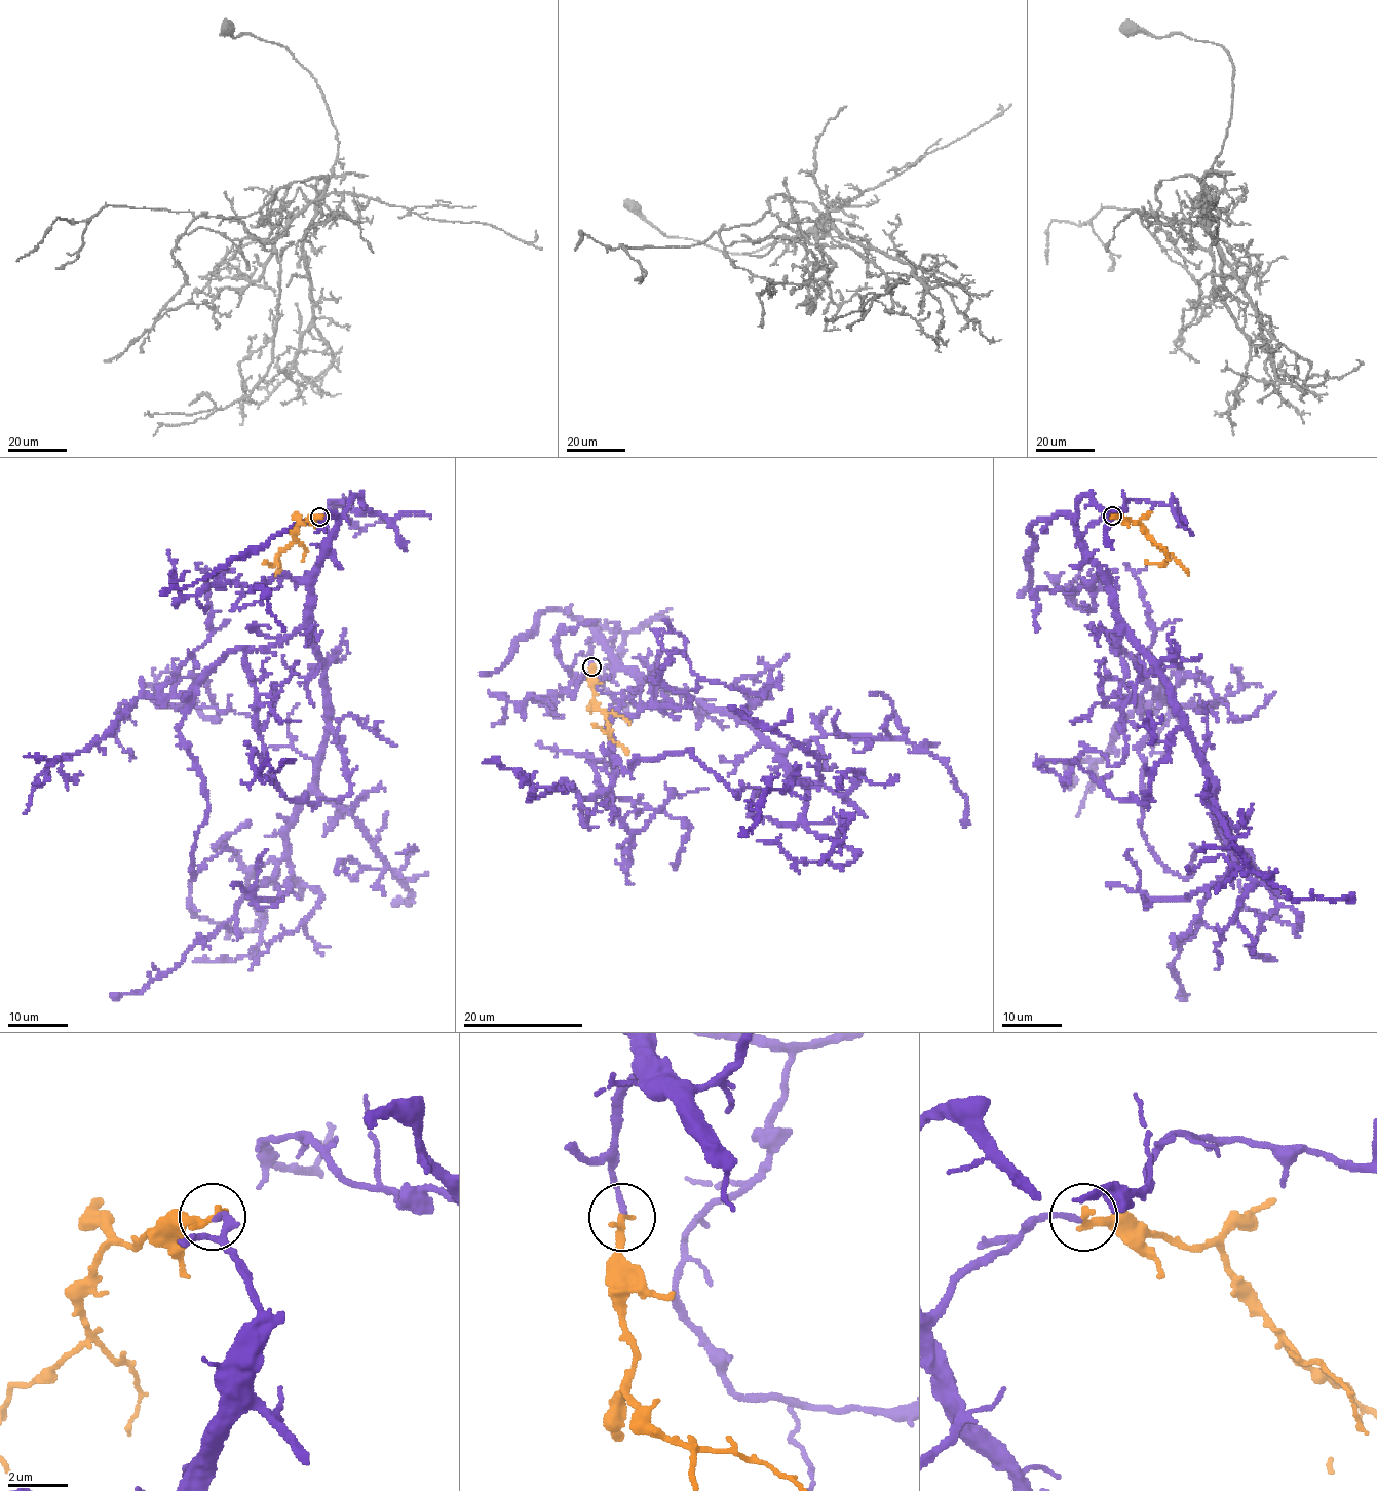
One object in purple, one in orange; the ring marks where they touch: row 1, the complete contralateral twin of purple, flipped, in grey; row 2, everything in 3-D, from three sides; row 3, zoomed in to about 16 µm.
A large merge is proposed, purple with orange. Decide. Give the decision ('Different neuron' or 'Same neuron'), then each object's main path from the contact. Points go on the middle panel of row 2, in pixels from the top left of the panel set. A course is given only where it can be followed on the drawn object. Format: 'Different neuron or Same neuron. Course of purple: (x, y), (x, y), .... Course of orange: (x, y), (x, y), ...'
Same neuron. Course of purple: (593, 665), (602, 636), (620, 664), (748, 721), (805, 780), (807, 829), (858, 853), (797, 861), (759, 840). Course of orange: (593, 666), (595, 699), (606, 715), (609, 733), (593, 725)

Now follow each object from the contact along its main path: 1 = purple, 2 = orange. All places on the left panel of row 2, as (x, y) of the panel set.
1: (320, 515), (312, 787), (247, 879), (249, 931), (197, 917), (191, 880)
2: (319, 515), (301, 522), (294, 533), (294, 541), (279, 552), (273, 566), (264, 561)

